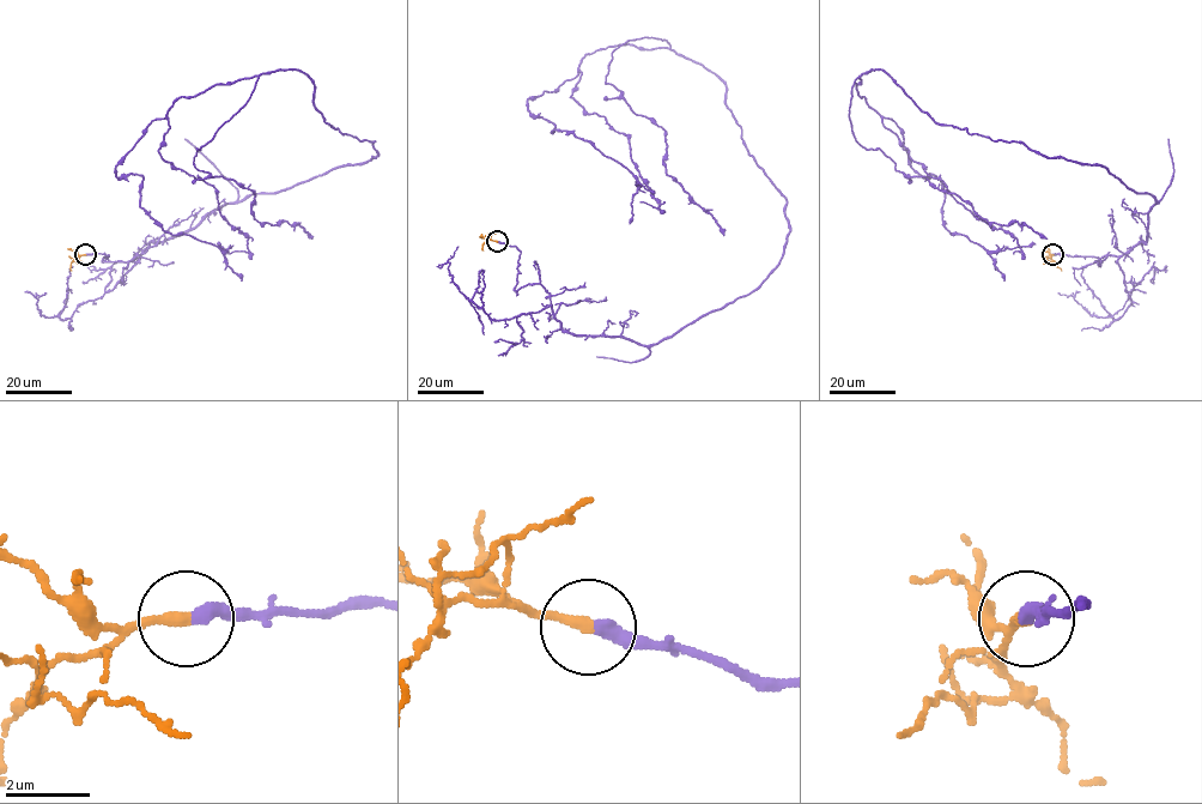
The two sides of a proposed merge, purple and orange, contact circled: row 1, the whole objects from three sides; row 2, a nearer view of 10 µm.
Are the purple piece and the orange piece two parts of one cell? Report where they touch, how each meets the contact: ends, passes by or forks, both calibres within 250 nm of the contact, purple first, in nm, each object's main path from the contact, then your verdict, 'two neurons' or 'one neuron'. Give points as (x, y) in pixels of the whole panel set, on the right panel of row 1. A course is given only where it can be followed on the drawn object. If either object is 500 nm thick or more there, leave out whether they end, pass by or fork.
at (1052, 254); purple ends there; orange ends there; 360 nm thick on the purple side, 280 nm on the other; purple runs (1052, 254), (1125, 254), (1155, 200), (858, 77), (952, 235), (1036, 243); orange runs (1052, 254), (1051, 259), (1062, 270); one neuron

